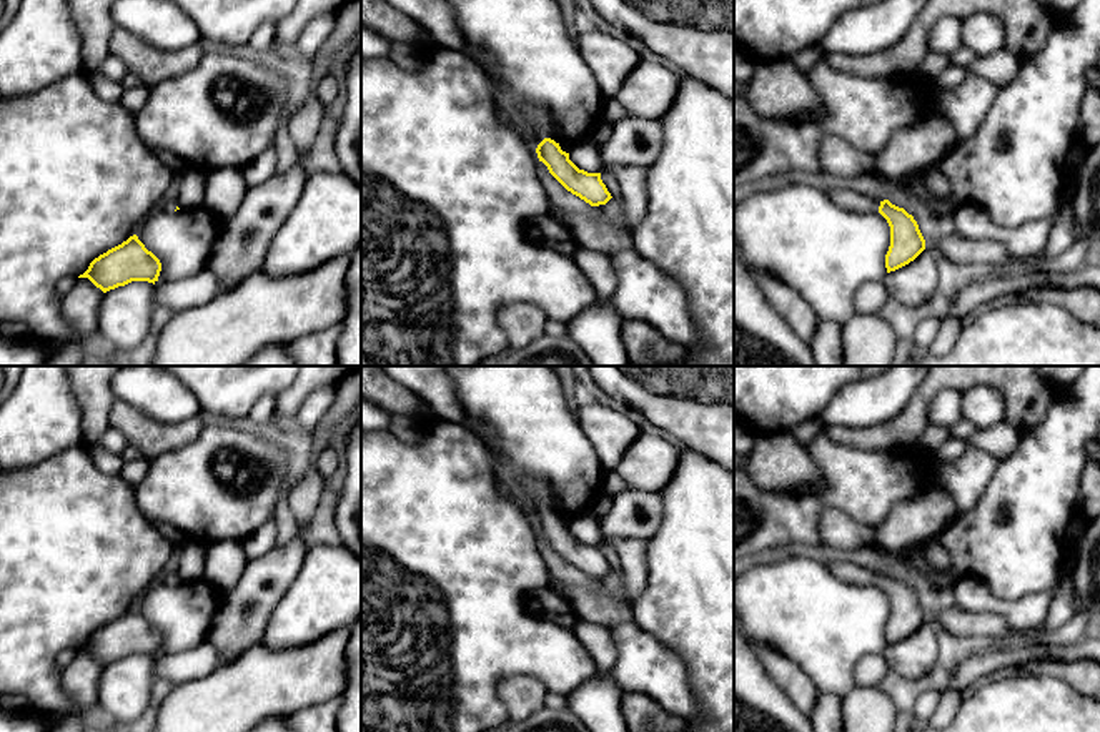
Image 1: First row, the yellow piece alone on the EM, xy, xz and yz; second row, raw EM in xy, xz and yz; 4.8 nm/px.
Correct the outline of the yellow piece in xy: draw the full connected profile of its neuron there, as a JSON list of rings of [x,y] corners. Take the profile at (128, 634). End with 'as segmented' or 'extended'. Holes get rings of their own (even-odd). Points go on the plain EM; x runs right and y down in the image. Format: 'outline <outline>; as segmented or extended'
outline [[[136,607],[95,631],[78,650],[88,650],[103,665],[131,654],[156,655],[161,644],[160,632],[145,621]]]; as segmented

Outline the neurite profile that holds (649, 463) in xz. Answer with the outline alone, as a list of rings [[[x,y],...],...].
[[[641,434],[621,458],[616,471],[631,489],[659,492],[674,476],[681,449],[669,441]]]

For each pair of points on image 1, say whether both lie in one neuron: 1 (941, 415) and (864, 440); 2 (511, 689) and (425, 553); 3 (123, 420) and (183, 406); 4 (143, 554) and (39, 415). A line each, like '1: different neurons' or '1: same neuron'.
1: different neurons
2: different neurons
3: different neurons
4: different neurons

